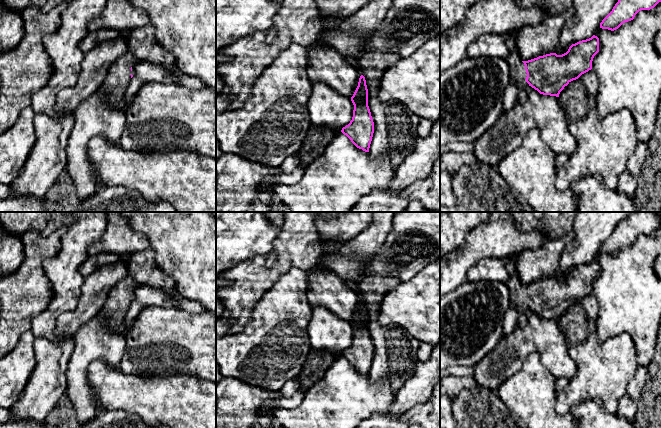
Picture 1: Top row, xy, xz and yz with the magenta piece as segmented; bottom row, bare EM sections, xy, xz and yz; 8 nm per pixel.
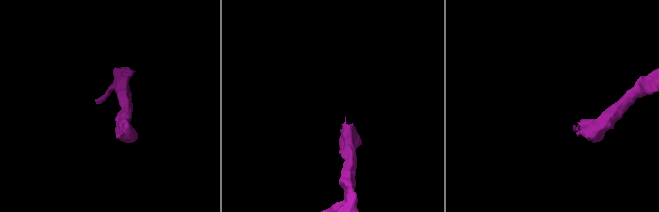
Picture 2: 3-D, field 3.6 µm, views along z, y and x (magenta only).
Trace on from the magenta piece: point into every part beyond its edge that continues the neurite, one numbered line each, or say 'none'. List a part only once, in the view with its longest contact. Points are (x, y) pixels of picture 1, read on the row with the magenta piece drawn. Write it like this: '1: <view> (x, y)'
1: yz (518, 73)

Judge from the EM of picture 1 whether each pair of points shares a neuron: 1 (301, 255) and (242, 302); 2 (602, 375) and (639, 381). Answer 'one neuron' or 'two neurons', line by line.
1: one neuron
2: two neurons

